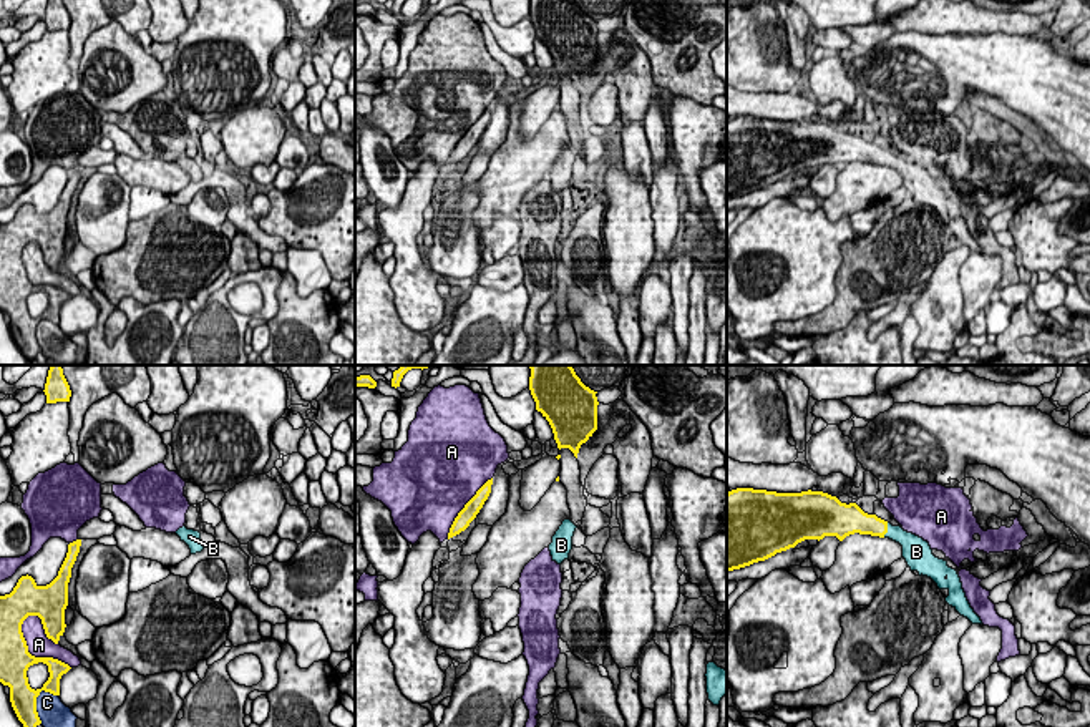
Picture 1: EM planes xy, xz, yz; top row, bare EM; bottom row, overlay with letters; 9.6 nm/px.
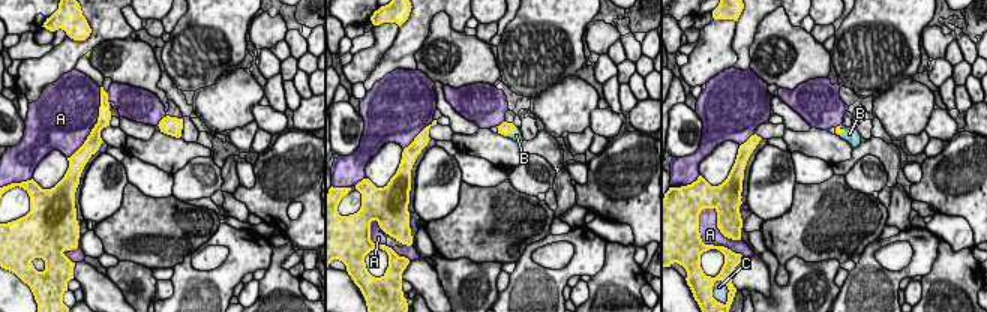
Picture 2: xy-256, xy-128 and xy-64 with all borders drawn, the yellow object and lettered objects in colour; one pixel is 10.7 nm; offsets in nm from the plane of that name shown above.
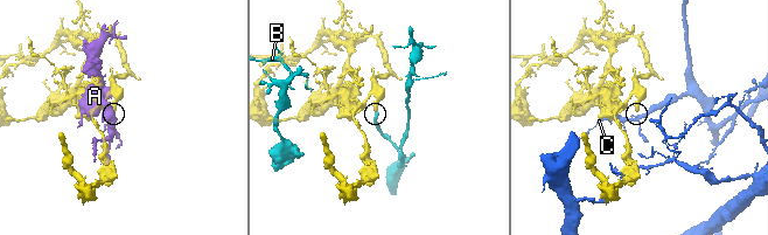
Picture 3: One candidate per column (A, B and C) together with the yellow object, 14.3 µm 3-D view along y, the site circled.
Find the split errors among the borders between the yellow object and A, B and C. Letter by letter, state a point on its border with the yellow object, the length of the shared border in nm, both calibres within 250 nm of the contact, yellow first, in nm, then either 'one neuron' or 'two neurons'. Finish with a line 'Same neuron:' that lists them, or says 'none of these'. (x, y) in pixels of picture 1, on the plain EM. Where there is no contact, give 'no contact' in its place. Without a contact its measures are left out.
A: meets yellow in xy at (30, 282); contact 650 nm long; 300 nm thick on the yellow side, 220 nm on the other; two neurons
B: meets yellow in yz at (886, 158); contact 150 nm long; 220 nm thick on the yellow side, 160 nm on the other; one neuron
C: meets yellow in xy at (35, 334); contact 340 nm long; 260 nm thick on the yellow side, 300 nm on the other; two neurons
Same neuron: B

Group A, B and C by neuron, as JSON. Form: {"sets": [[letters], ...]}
{"sets": [["A"], ["B"], ["C"]]}

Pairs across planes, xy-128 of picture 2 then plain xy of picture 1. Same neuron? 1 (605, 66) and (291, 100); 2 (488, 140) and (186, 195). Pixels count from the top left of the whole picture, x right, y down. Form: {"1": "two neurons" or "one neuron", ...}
{"1": "one neuron", "2": "two neurons"}

